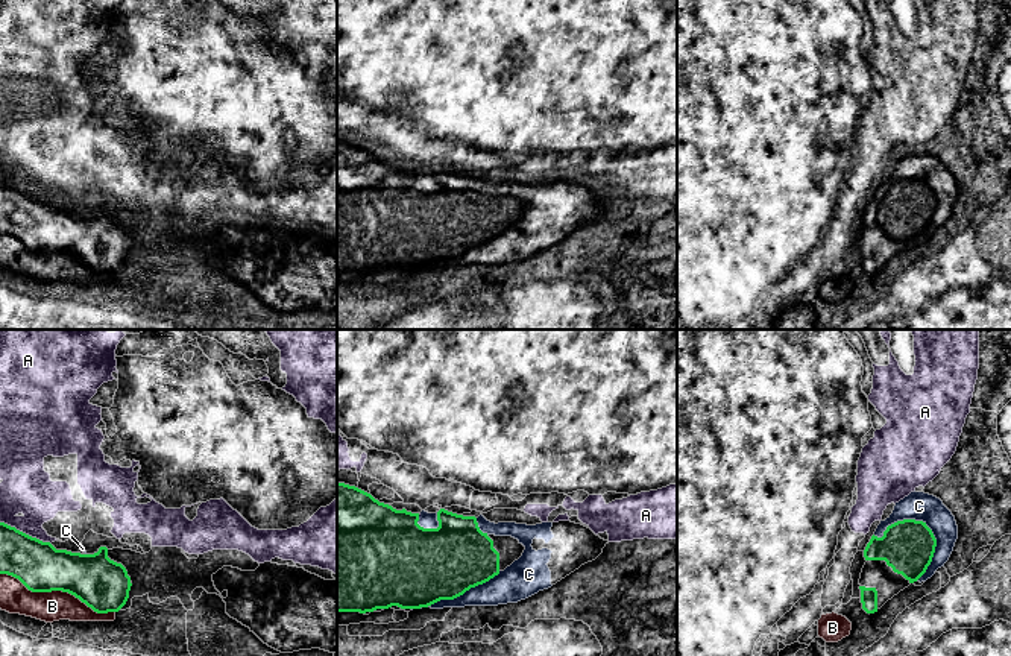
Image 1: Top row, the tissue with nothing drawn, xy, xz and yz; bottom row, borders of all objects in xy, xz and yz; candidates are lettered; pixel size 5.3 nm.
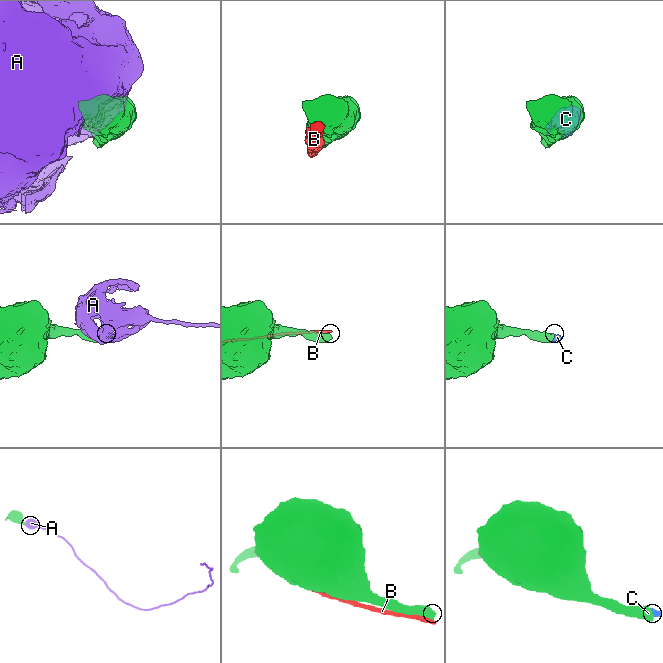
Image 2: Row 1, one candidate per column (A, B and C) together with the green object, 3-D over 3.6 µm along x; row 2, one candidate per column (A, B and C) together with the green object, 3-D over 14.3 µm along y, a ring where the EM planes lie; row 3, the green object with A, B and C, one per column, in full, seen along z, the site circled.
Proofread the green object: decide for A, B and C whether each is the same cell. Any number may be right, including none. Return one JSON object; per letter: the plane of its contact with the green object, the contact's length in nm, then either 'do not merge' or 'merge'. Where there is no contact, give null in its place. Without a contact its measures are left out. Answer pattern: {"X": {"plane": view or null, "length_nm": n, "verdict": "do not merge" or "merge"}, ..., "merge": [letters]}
{"A": {"plane": "xy", "length_nm": 300, "verdict": "do not merge"}, "B": {"plane": "xy", "length_nm": 650, "verdict": "do not merge"}, "C": {"plane": "yz", "length_nm": 340, "verdict": "merge"}, "merge": ["C"]}

